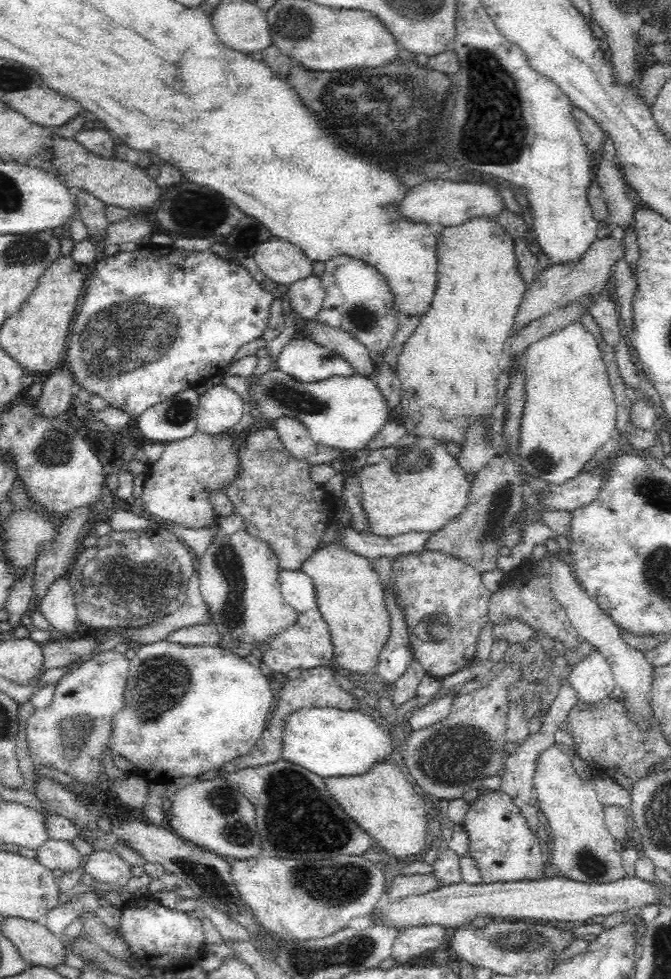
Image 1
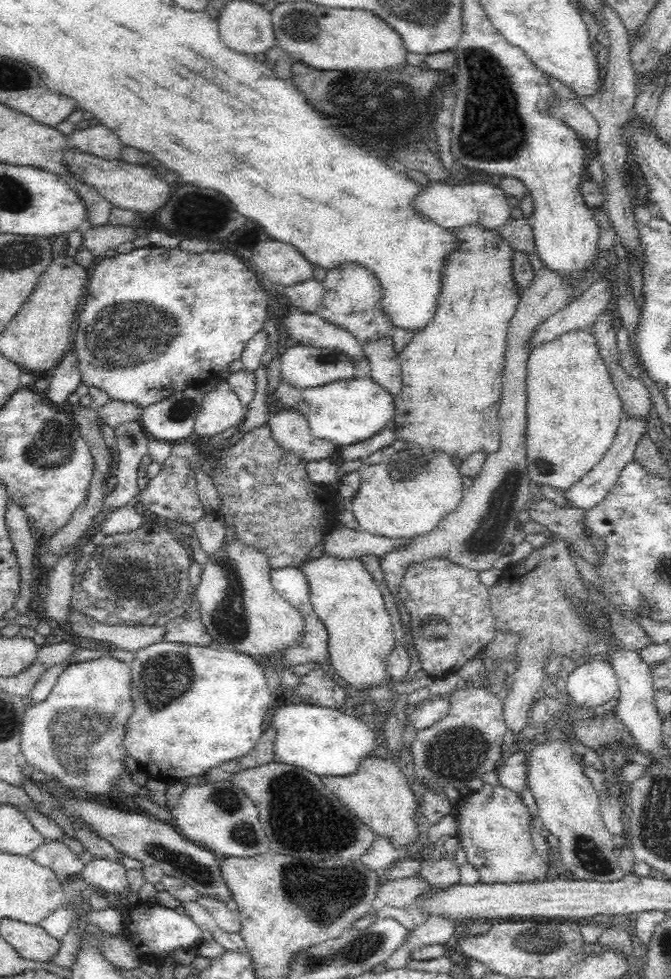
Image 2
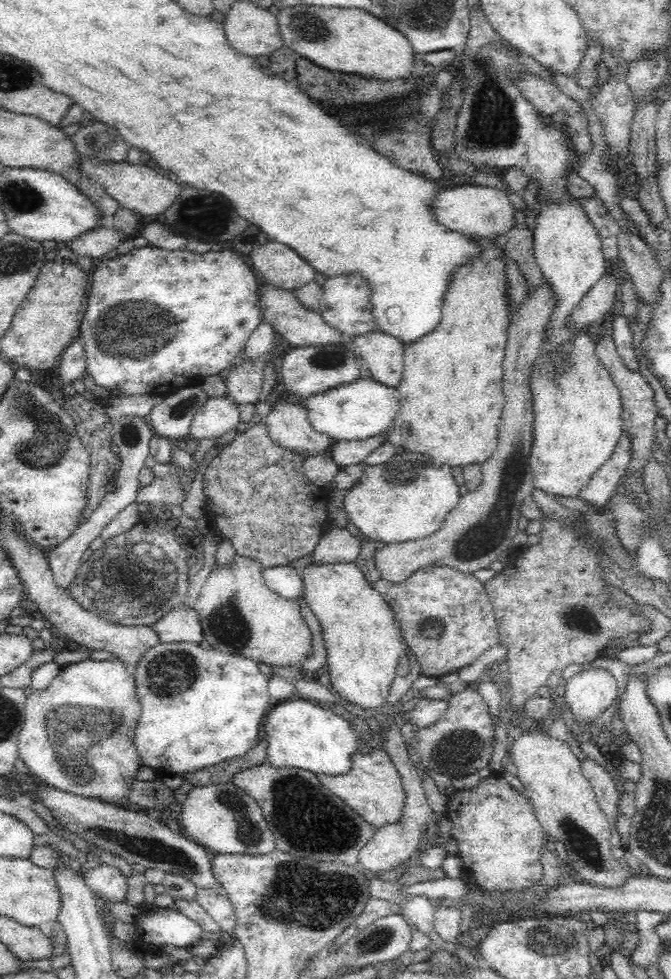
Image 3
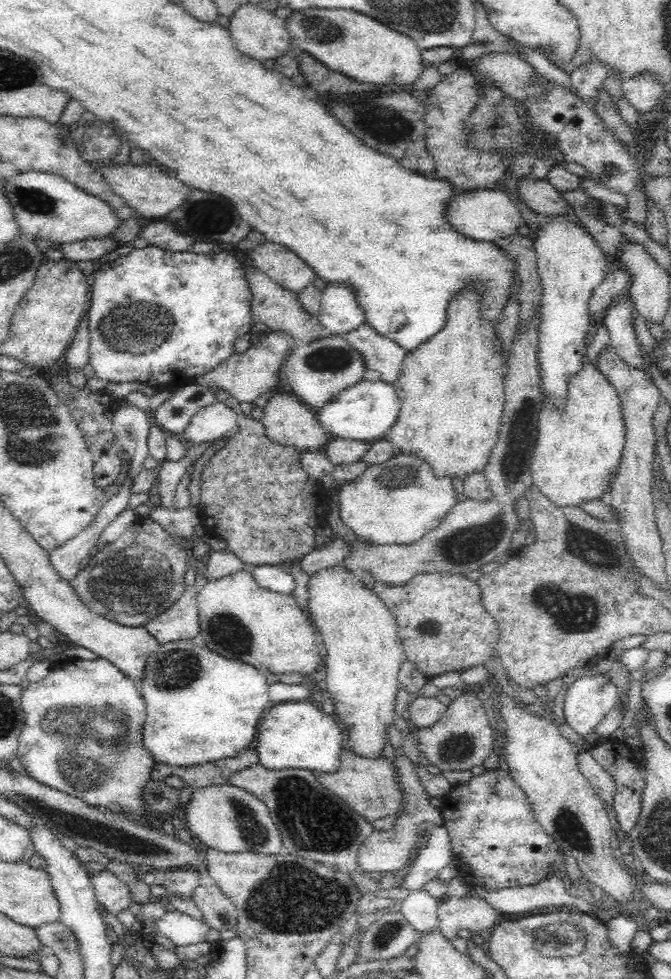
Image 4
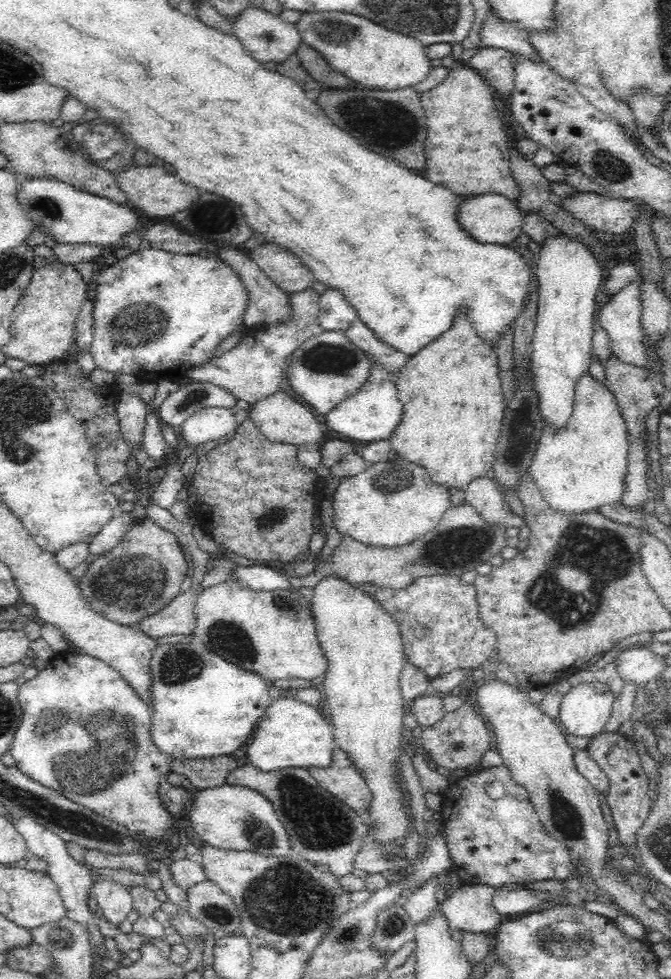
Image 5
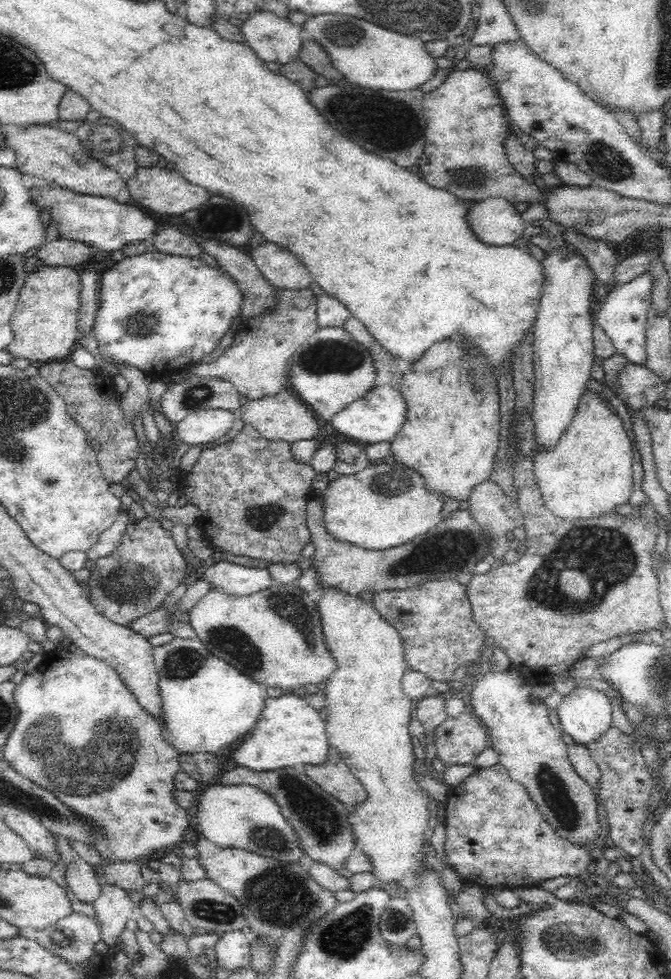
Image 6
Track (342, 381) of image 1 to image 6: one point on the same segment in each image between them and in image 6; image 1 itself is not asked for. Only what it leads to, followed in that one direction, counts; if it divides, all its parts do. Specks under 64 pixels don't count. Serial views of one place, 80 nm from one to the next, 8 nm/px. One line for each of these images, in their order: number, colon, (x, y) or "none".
2: (344, 412)
3: (358, 410)
4: (367, 411)
5: (371, 414)
6: (378, 416)

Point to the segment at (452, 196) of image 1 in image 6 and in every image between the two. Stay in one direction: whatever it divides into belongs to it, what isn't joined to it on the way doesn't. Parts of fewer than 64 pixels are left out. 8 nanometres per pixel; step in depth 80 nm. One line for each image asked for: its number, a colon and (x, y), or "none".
2: (451, 207)
3: (478, 211)
4: (485, 215)
5: (490, 218)
6: (494, 221)

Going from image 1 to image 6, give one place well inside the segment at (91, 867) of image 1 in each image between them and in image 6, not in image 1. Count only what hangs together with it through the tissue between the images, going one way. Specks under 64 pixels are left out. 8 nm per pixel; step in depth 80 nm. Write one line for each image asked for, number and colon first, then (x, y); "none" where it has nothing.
2: (106, 875)
3: (106, 882)
4: (111, 893)
5: (114, 901)
6: (113, 908)

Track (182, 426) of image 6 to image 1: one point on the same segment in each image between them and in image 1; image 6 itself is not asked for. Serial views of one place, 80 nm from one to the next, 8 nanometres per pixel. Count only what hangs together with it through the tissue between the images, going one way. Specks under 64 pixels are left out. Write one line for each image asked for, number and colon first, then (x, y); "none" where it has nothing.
1: (220, 408)
2: (221, 409)
3: (217, 416)
4: (213, 421)
5: (212, 423)

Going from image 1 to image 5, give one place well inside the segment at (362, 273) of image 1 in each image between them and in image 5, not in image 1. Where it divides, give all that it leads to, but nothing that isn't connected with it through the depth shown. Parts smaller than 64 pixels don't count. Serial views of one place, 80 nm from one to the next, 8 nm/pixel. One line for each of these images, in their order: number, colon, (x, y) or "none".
2: (353, 296)
3: (345, 307)
4: (339, 313)
5: (335, 313)

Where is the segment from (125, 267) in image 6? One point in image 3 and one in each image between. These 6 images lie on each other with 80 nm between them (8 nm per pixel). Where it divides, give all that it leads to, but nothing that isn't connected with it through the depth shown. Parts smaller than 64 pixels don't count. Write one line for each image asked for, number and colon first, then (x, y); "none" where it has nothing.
3: (211, 301)
4: (162, 318)
5: (156, 315)

